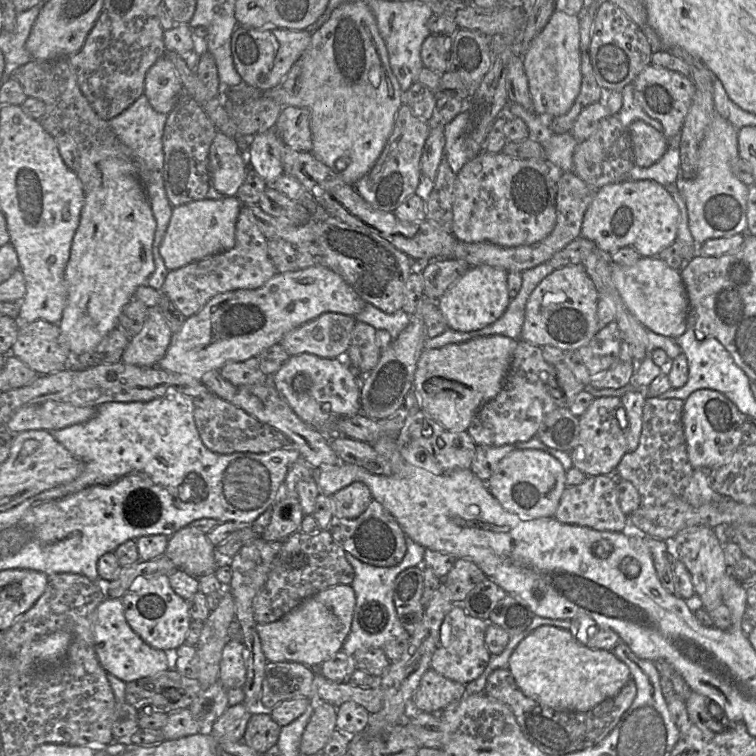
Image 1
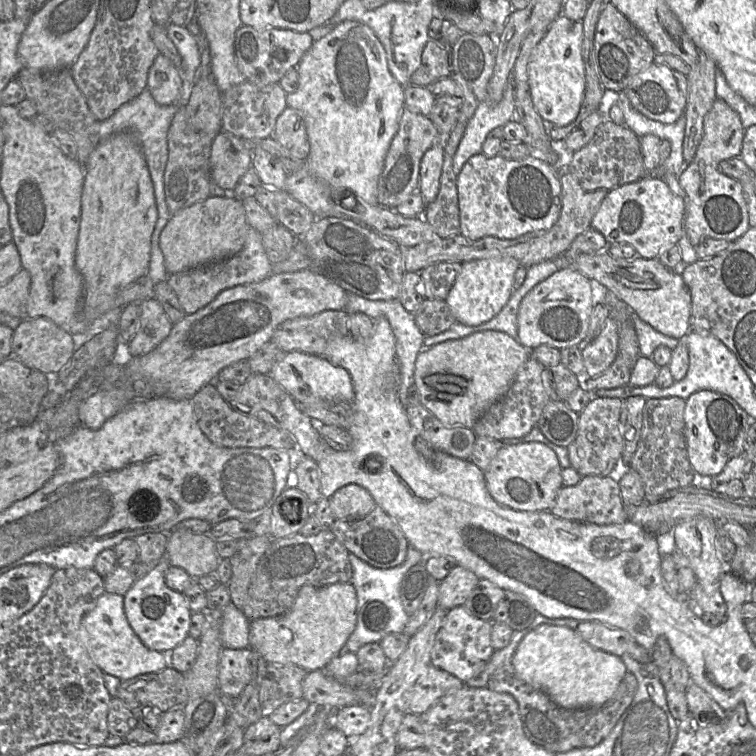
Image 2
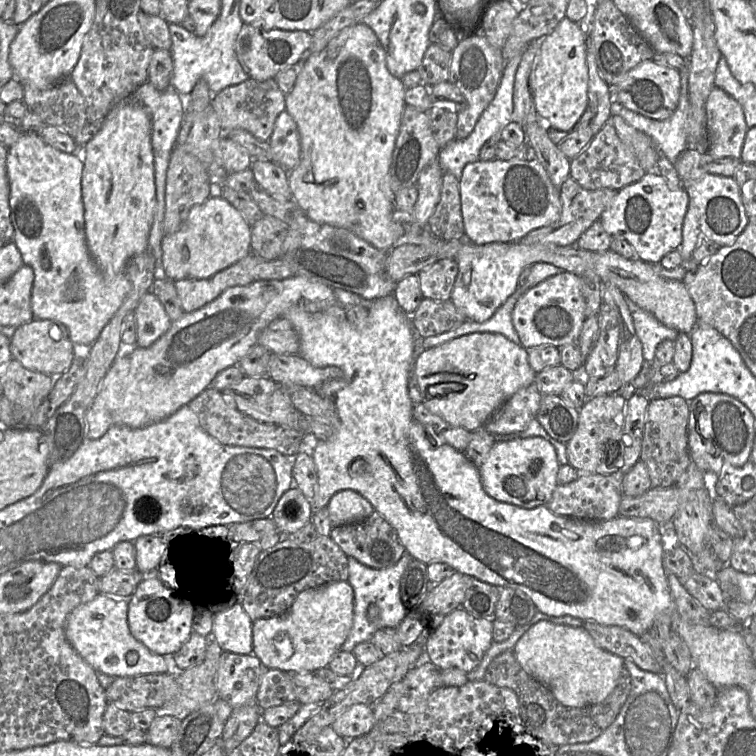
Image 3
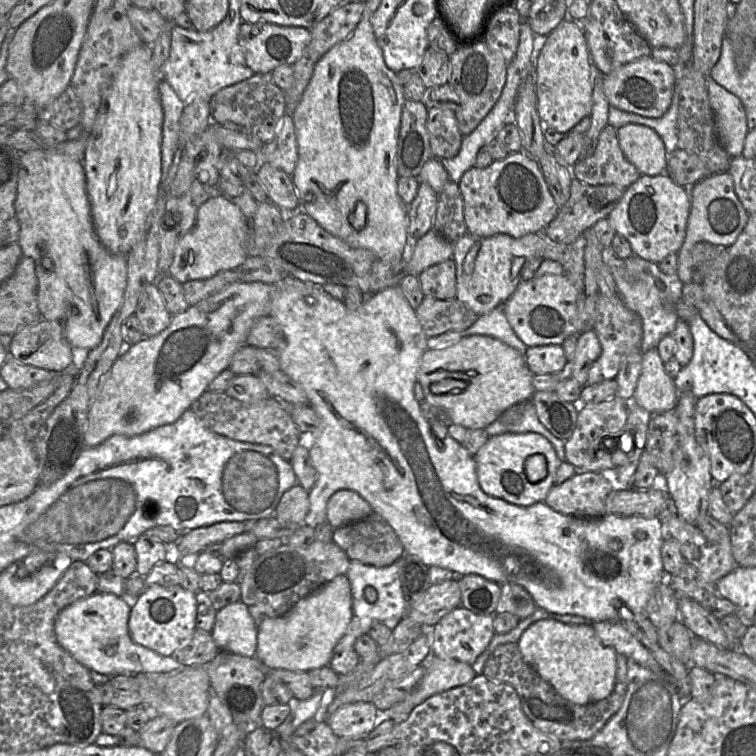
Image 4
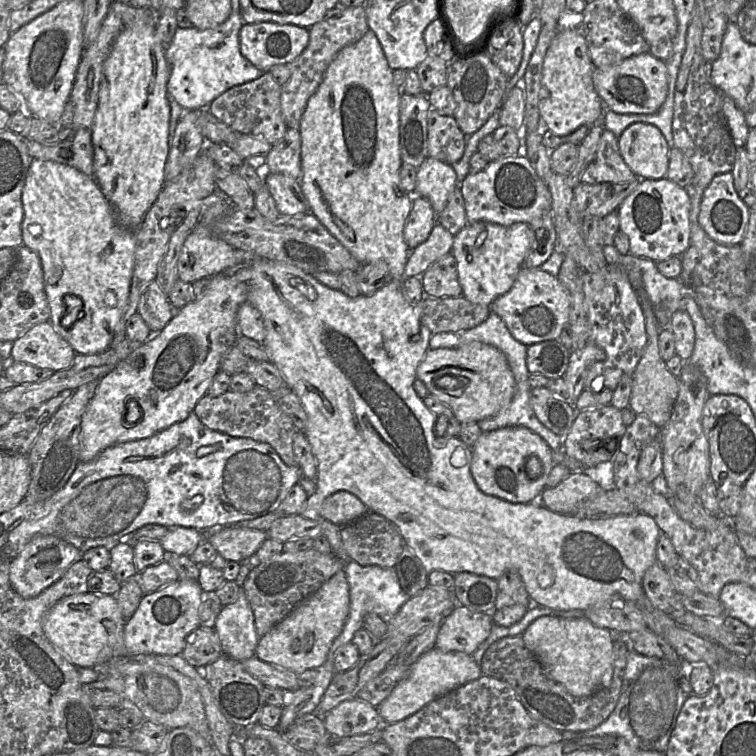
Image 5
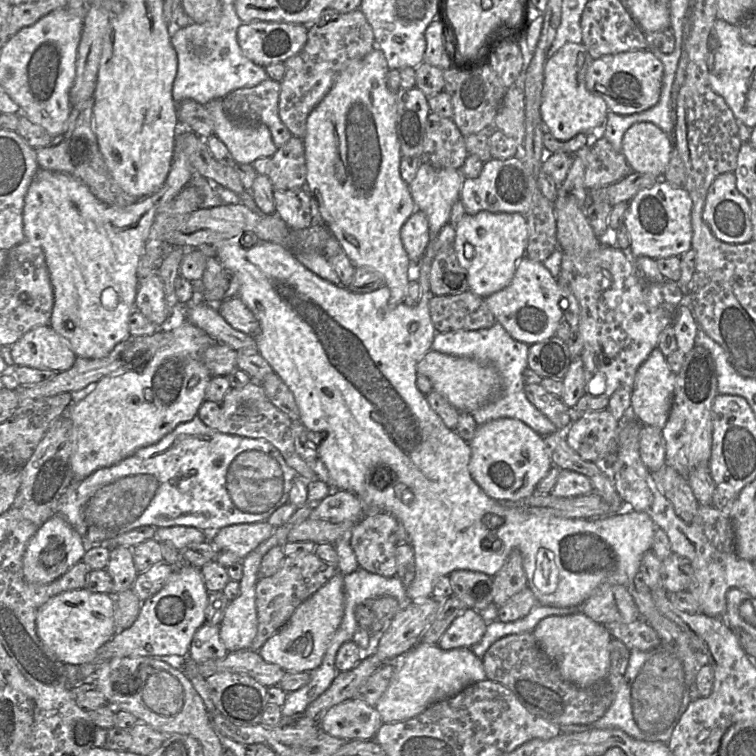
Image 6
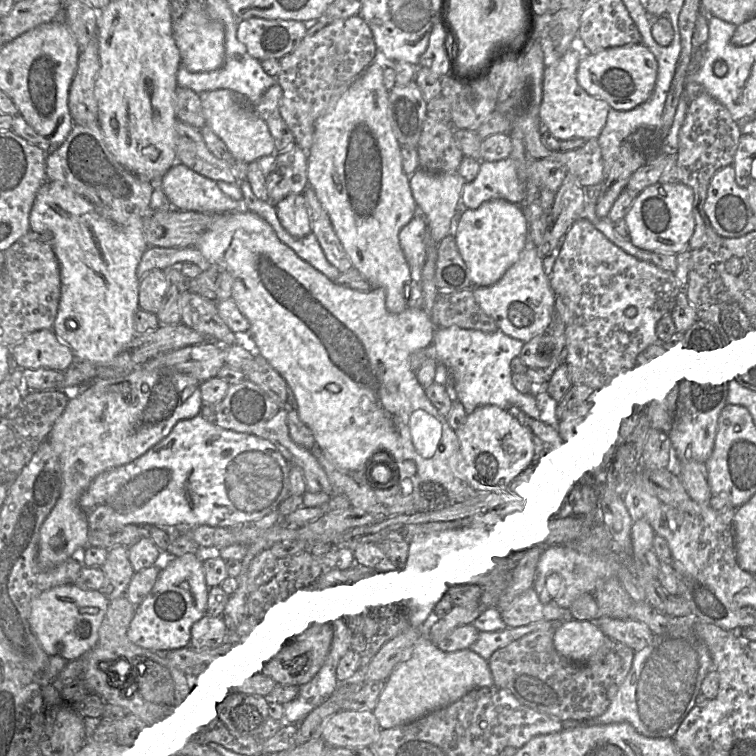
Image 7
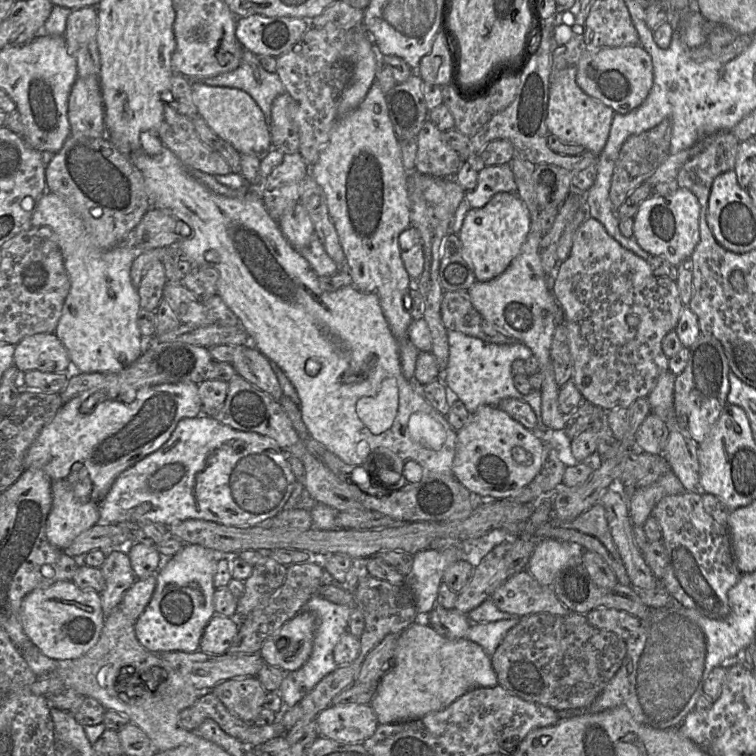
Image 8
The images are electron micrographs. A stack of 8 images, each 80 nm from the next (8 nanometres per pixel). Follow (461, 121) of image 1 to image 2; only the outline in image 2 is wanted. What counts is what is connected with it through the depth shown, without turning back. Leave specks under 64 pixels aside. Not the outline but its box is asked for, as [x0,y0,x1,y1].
[452,71,515,175]

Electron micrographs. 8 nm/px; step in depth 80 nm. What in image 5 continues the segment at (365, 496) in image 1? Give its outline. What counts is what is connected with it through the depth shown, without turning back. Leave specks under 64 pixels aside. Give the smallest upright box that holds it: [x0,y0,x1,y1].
[321,491,368,527]

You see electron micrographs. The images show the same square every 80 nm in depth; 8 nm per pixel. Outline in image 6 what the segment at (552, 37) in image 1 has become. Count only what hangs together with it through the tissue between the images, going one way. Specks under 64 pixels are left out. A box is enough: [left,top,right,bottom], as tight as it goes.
[540,42,609,141]

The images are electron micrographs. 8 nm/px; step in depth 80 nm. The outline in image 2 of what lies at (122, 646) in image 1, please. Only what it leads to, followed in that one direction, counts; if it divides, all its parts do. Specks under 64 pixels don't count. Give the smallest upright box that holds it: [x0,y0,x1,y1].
[78,592,166,681]

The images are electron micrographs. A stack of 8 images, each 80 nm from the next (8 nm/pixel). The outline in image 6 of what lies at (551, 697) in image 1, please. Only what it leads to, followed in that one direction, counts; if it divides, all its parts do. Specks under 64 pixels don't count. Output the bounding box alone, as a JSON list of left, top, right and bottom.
[532,612,612,687]

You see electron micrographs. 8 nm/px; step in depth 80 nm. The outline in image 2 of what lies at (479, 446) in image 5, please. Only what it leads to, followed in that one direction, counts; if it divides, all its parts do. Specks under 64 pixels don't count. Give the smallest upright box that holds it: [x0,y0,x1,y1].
[483,442,563,511]

